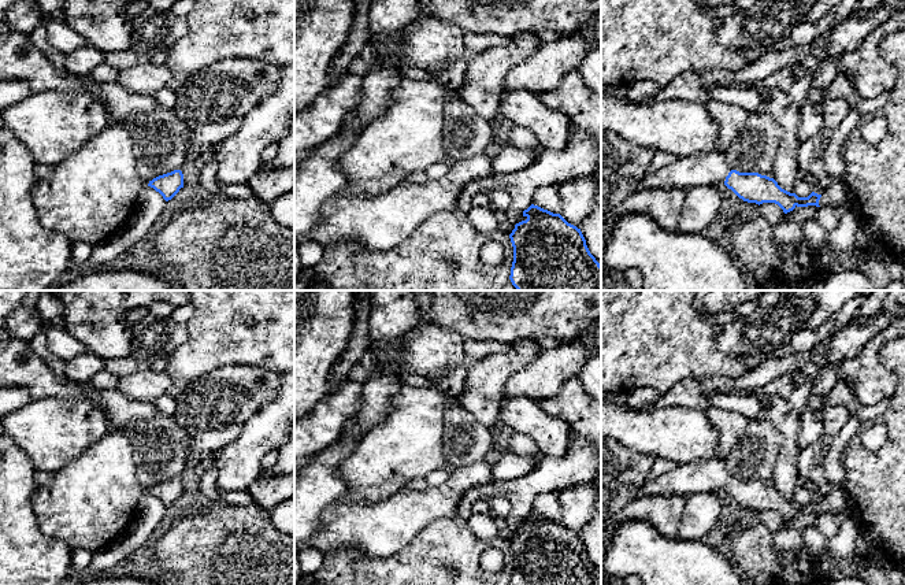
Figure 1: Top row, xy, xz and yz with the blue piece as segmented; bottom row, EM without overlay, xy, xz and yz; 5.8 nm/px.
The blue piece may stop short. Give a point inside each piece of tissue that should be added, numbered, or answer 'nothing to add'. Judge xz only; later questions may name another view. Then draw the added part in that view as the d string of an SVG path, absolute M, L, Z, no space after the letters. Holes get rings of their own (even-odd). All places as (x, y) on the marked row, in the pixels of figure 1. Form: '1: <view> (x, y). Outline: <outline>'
nothing to add

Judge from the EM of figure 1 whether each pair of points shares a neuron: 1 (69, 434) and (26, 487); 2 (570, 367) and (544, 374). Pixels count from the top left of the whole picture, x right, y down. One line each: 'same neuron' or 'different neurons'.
1: different neurons
2: same neuron

